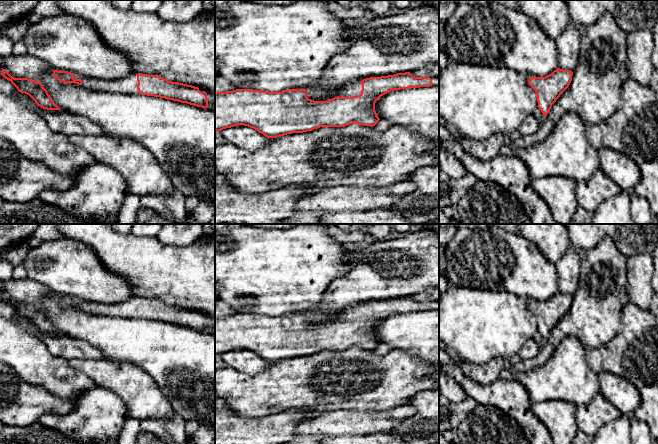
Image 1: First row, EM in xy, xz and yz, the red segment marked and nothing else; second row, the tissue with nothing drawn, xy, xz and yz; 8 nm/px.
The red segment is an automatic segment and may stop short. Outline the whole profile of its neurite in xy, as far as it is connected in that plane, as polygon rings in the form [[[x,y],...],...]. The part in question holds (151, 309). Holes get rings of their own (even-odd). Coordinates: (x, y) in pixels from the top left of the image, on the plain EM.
[[[54,294],[53,299],[64,308],[75,307],[86,314],[154,320],[215,335],[215,319],[211,315],[168,305],[159,299],[132,296],[110,305],[82,301],[68,295]]]

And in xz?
[[[405,296],[357,304],[333,316],[315,310],[281,316],[215,316],[215,355],[244,349],[267,362],[277,362],[352,347],[373,351],[380,344],[375,327],[381,320],[392,314],[437,309],[439,301],[415,301]]]

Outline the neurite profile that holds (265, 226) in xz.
[[[239,224],[249,227],[260,227],[263,229],[288,229],[297,225],[319,225],[319,224]]]

